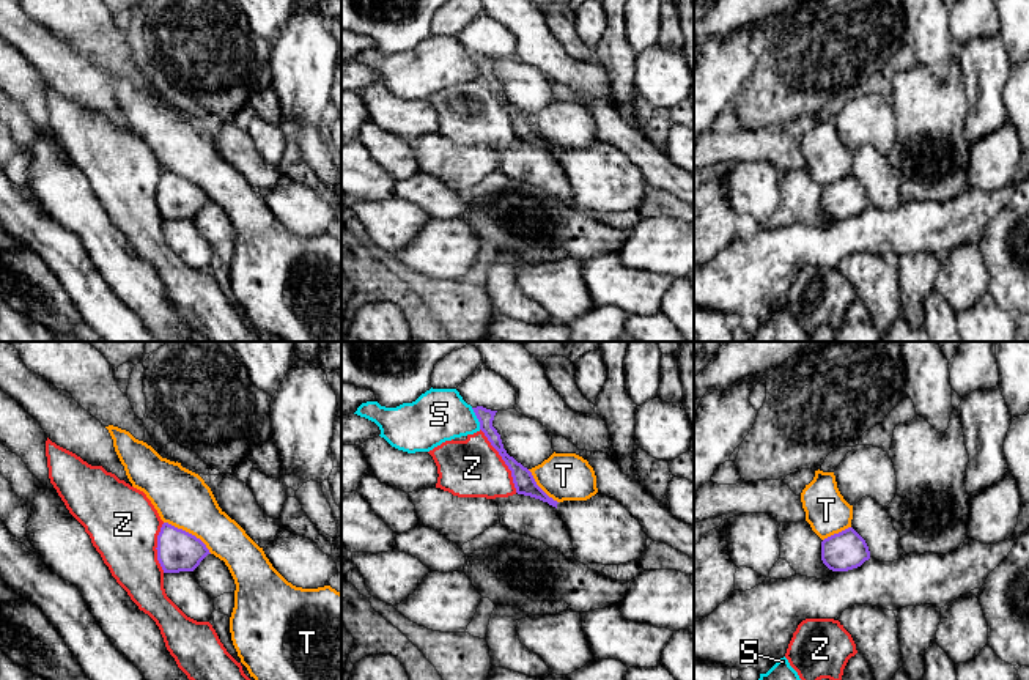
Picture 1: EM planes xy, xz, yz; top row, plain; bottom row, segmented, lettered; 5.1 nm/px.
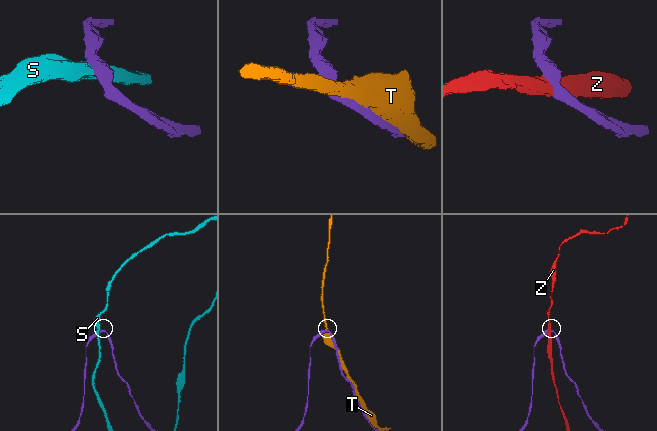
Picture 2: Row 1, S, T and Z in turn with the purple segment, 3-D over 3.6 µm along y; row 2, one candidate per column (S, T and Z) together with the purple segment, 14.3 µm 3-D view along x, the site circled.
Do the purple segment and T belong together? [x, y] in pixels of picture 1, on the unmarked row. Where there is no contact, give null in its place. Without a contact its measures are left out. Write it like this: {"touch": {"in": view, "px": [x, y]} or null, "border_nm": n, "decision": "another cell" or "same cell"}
{"touch": {"in": "xy", "px": [188, 180]}, "border_nm": 300, "decision": "same cell"}

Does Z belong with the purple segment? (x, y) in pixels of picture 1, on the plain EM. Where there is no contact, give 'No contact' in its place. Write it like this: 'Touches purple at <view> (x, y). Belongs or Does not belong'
Touches purple at xz (502, 106). Does not belong

